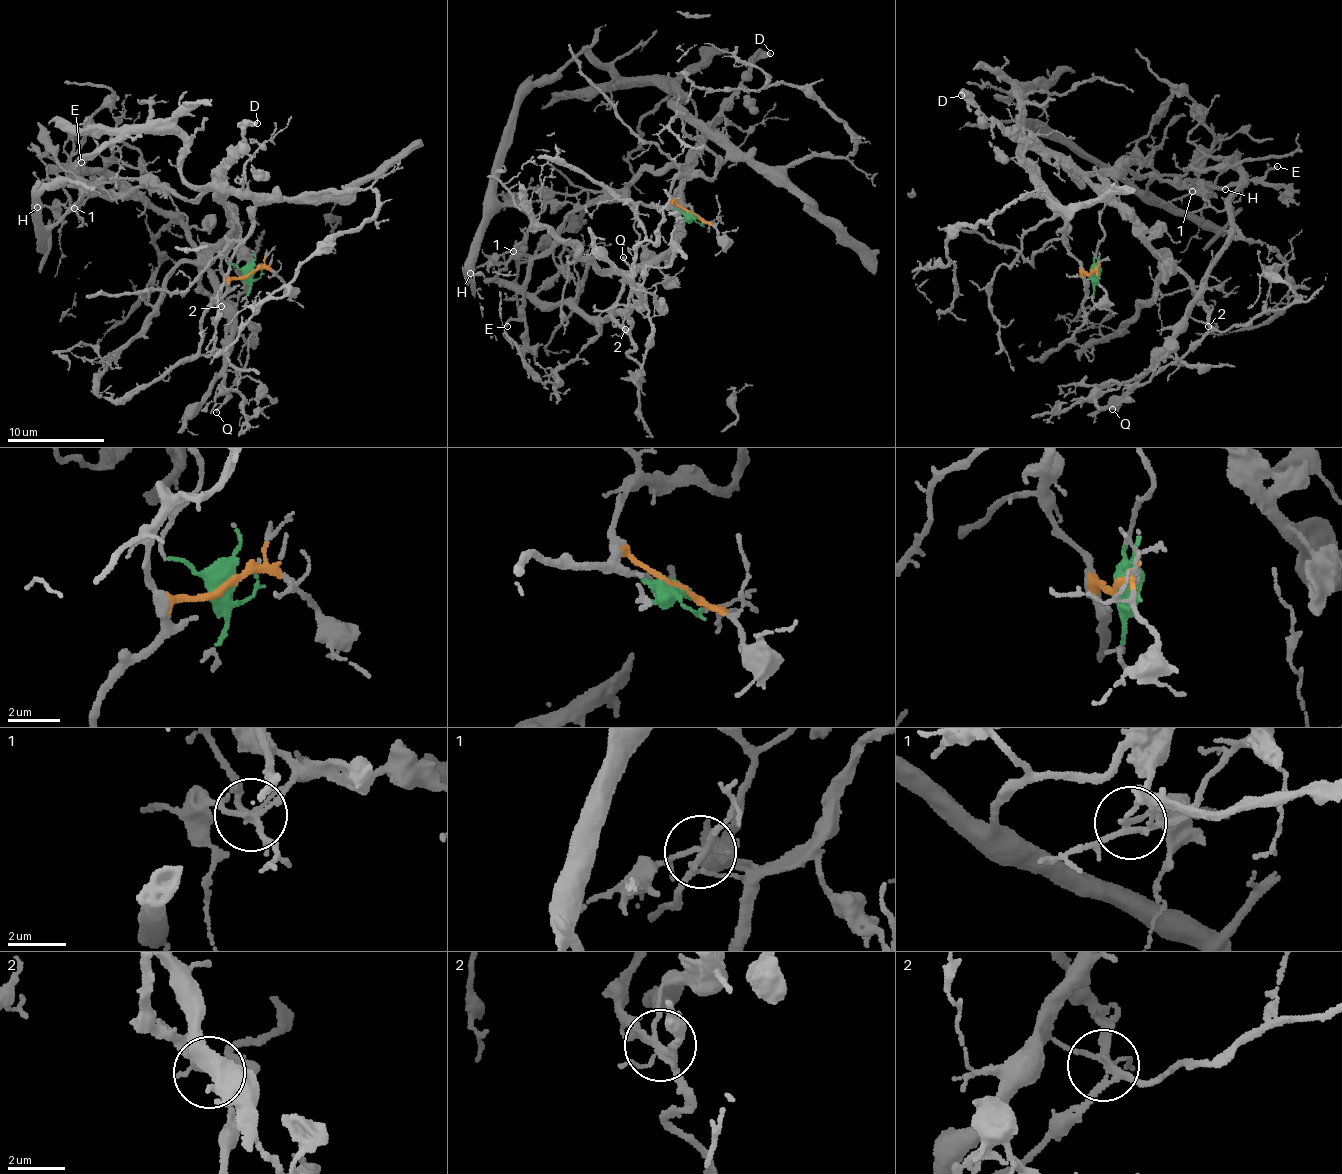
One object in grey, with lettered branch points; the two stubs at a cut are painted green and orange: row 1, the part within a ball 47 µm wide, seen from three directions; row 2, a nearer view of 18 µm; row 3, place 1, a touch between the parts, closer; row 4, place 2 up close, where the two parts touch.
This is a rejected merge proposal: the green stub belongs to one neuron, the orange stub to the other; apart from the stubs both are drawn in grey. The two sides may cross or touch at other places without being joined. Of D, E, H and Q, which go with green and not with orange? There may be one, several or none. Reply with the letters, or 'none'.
D, E, H, Q

